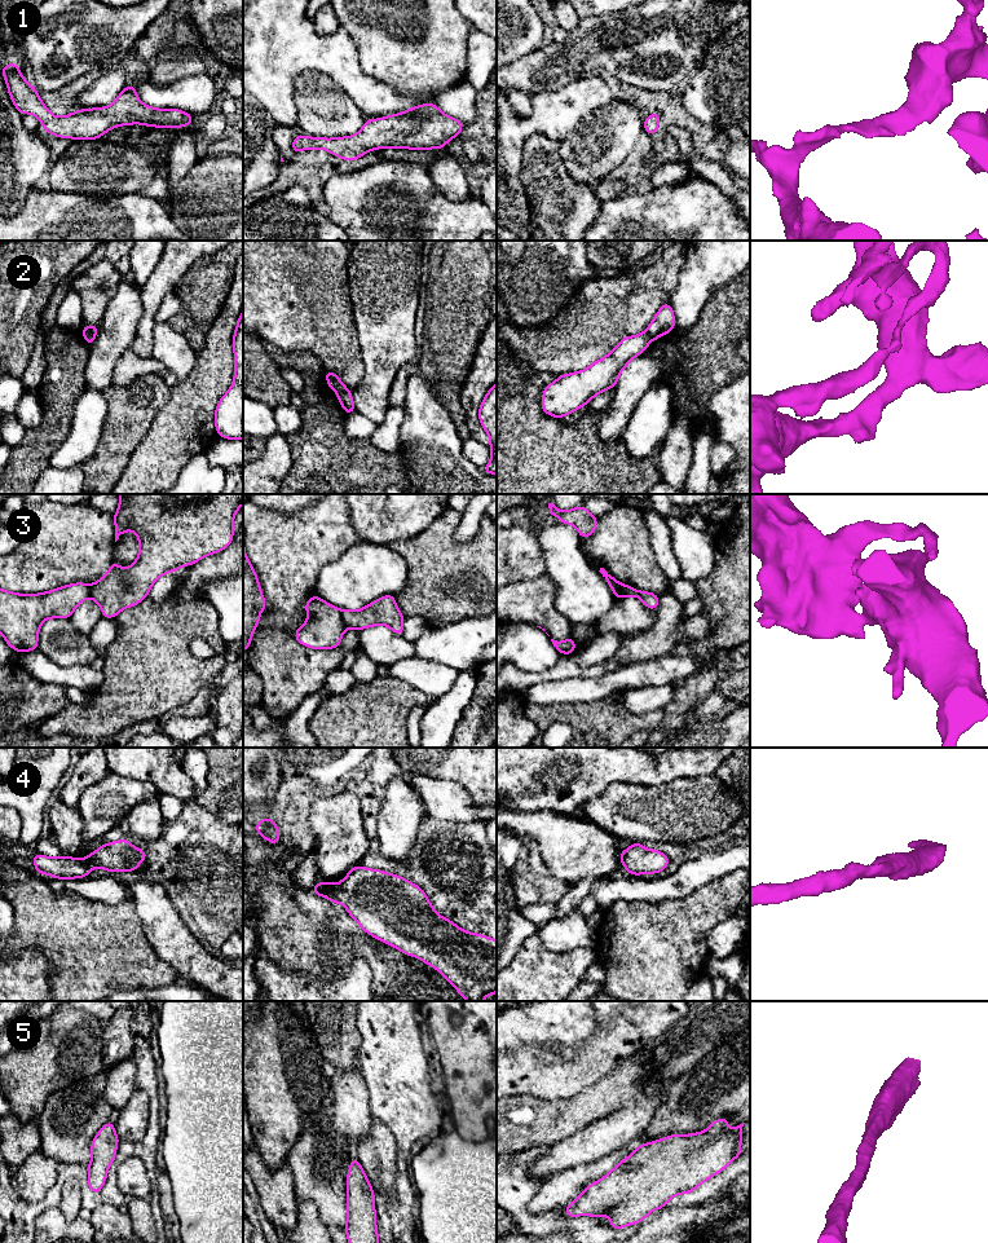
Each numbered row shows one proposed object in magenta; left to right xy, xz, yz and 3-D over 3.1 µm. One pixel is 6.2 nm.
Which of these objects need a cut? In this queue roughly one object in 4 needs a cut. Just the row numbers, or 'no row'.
2, 3

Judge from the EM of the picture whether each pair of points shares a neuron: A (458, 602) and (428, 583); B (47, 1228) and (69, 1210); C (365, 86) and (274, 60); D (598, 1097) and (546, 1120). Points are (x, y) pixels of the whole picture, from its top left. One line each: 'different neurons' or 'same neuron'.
A: same neuron
B: different neurons
C: same neuron
D: same neuron

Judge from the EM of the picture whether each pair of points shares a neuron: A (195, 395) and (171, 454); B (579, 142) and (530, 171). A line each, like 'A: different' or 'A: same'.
A: same
B: different

